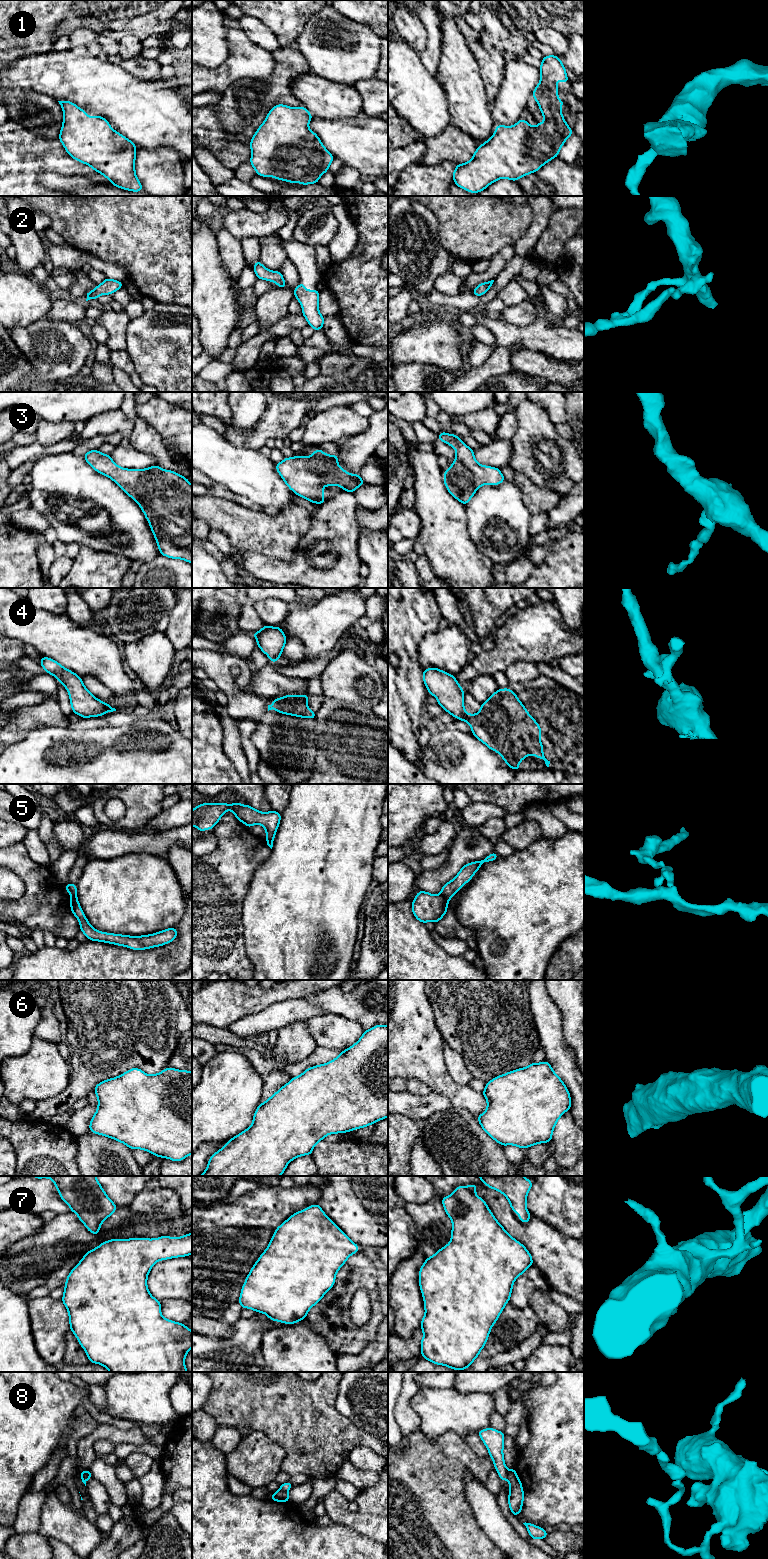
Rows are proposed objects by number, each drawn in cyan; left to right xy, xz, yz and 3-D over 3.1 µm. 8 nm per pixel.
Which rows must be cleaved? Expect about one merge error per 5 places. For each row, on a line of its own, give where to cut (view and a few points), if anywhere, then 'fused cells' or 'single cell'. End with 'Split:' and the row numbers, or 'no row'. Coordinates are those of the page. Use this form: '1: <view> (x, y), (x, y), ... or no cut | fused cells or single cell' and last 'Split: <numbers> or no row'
1: no cut | single cell
2: no cut | single cell
3: no cut | single cell
4: no cut | single cell
5: yz (440, 894), (447, 901) | fused cells
6: no cut | single cell
7: no cut | single cell
8: yz (508, 1470), (506, 1478) | fused cells
Split: 5, 8

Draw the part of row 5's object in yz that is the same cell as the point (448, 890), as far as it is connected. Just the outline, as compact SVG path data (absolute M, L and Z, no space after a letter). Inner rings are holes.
M493 852L483 860L465 864L454 879L442 886L441 895L449 901L467 882L472 879L473 875L478 871L483 863L494 861L497 858L498 854Z

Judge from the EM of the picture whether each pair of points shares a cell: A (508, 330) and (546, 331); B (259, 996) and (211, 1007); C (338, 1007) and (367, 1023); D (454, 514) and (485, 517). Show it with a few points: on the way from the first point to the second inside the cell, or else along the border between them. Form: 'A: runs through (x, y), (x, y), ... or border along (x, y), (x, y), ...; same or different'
A: runs through (517, 333), (537, 333); same
B: runs through (247, 1000), (223, 1001); same
C: runs through (345, 1007), (351, 1007), (360, 1016); same
D: border along (464, 505), (467, 533), (471, 538); different

